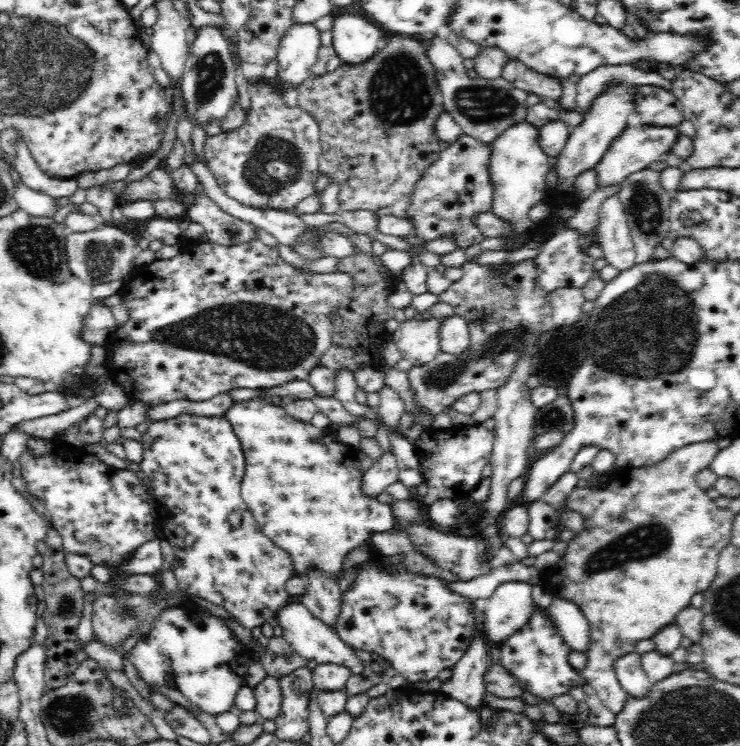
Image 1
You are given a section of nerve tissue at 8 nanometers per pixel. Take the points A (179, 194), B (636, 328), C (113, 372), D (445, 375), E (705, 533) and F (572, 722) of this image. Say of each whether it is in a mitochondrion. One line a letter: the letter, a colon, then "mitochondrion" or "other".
A: other
B: mitochondrion
C: other
D: mitochondrion
E: other
F: other

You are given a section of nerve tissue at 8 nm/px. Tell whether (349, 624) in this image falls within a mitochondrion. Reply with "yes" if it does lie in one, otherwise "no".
no

